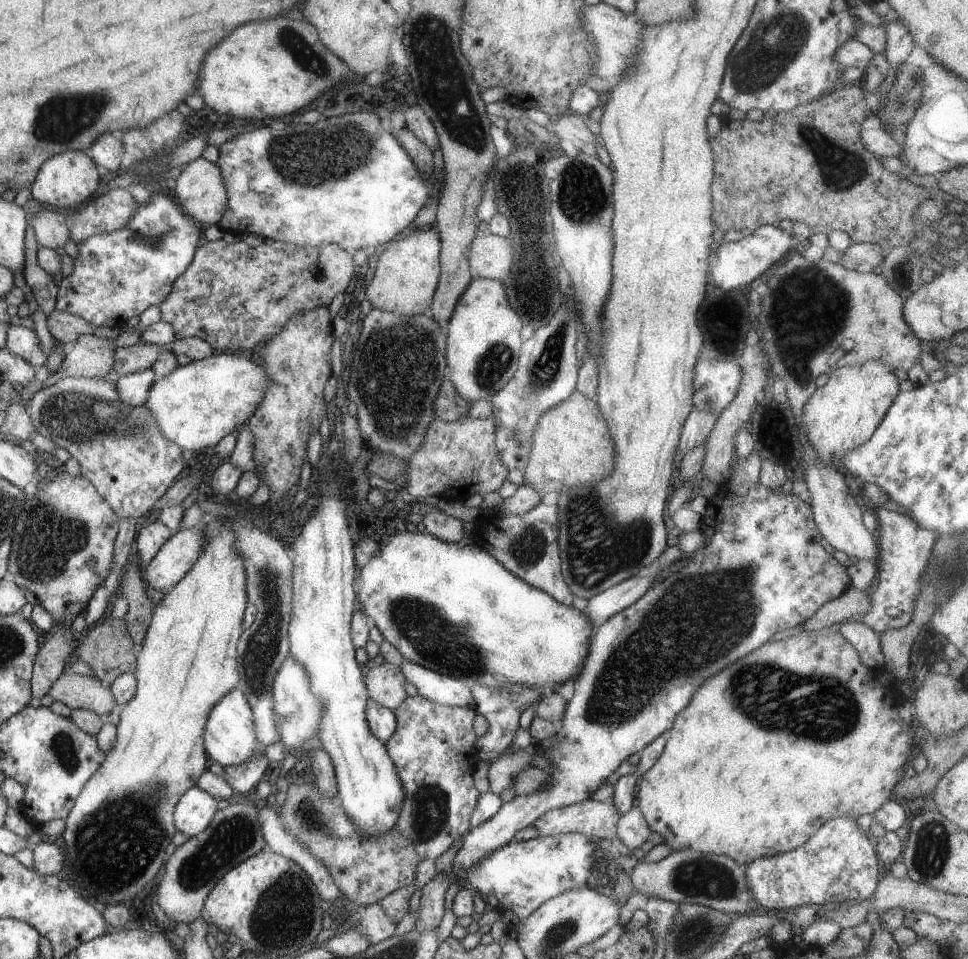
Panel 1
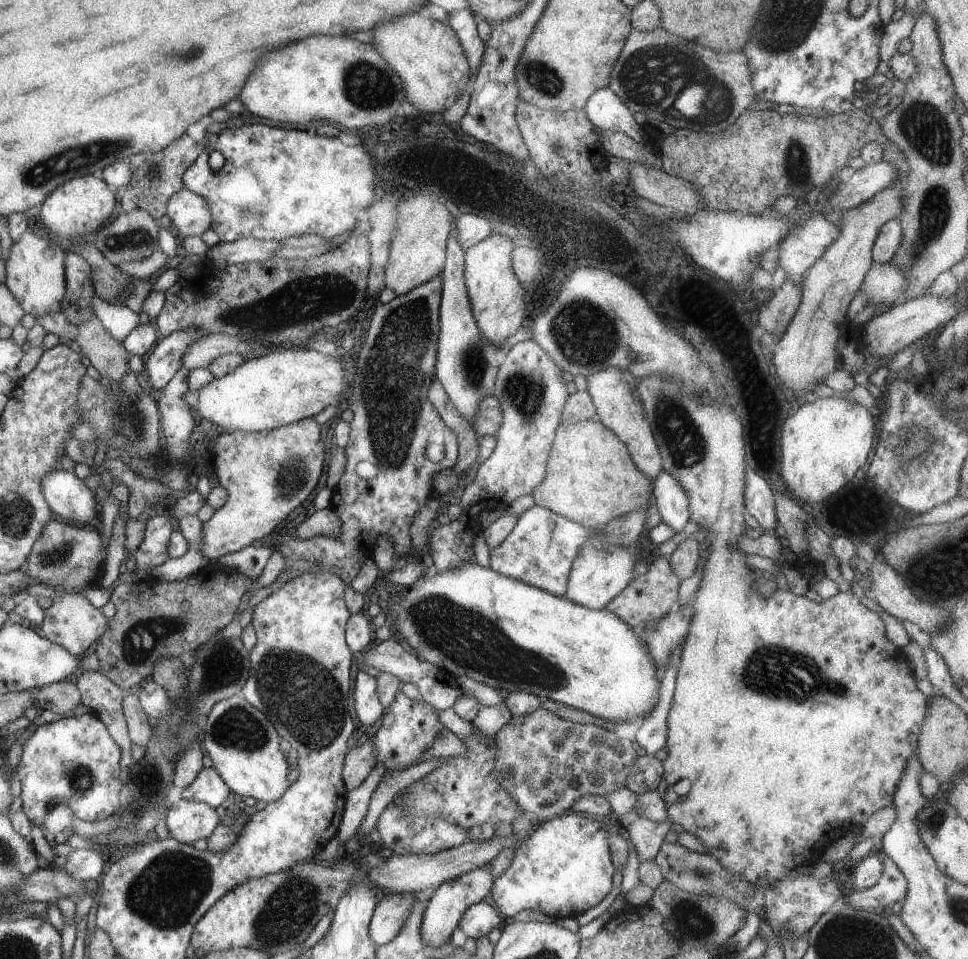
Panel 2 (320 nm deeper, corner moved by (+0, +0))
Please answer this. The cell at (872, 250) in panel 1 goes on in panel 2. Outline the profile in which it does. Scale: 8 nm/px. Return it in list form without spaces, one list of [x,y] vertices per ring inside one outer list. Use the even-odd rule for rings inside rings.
[[[896,217],[883,224],[872,247],[873,260],[876,263],[890,263],[903,241],[901,220]]]

